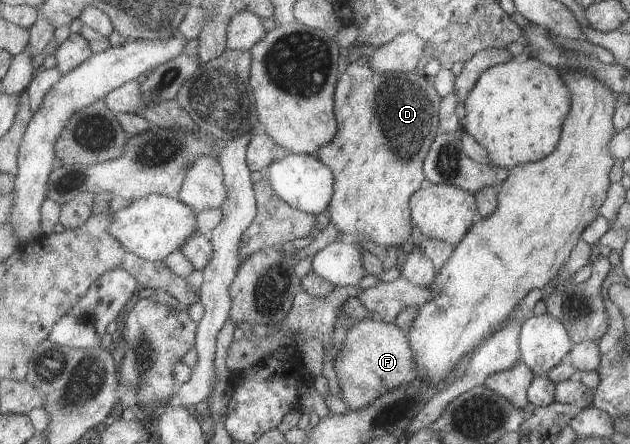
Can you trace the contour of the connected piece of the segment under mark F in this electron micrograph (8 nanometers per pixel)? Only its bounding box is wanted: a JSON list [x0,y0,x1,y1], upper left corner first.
[333,316,418,410]

